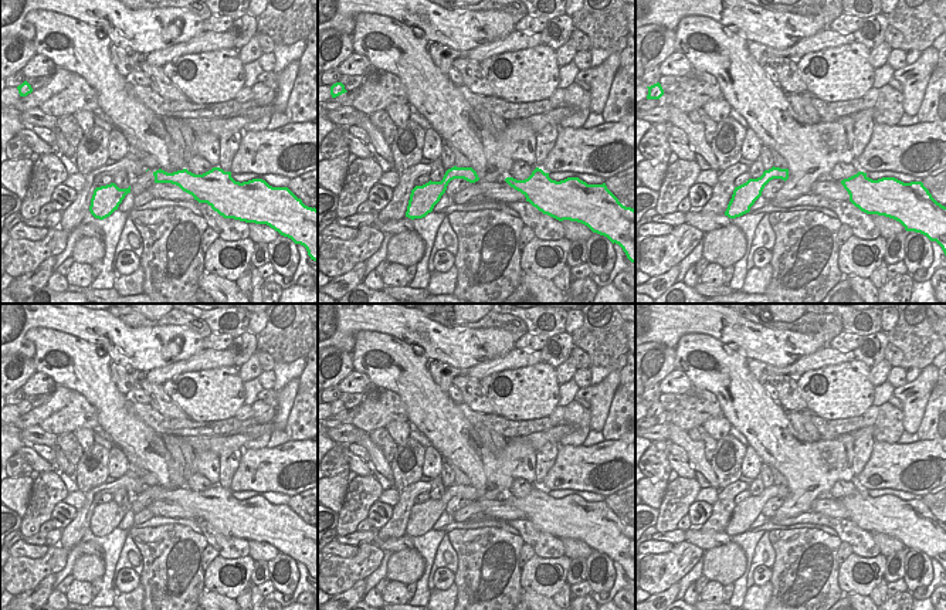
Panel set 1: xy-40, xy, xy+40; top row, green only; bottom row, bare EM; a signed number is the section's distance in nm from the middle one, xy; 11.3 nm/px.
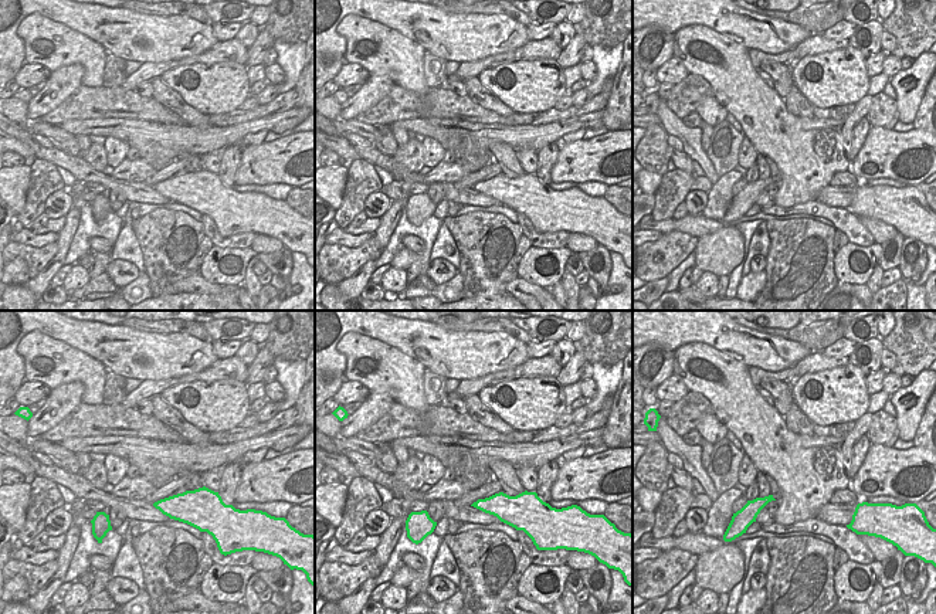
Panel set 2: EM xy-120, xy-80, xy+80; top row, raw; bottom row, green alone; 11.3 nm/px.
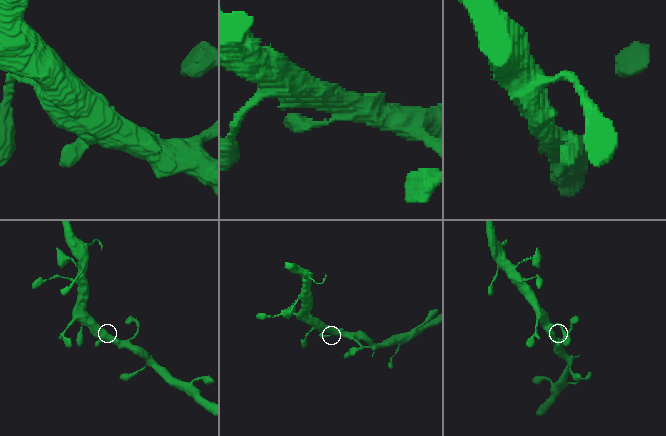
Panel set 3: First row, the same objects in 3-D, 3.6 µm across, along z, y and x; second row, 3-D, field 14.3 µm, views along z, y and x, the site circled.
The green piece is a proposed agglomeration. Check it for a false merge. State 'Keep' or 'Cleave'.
Keep

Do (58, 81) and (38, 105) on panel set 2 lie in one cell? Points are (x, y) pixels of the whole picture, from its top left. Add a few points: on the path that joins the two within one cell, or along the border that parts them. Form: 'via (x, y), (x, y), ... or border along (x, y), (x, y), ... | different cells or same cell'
via (58, 88), (46, 101) | same cell

